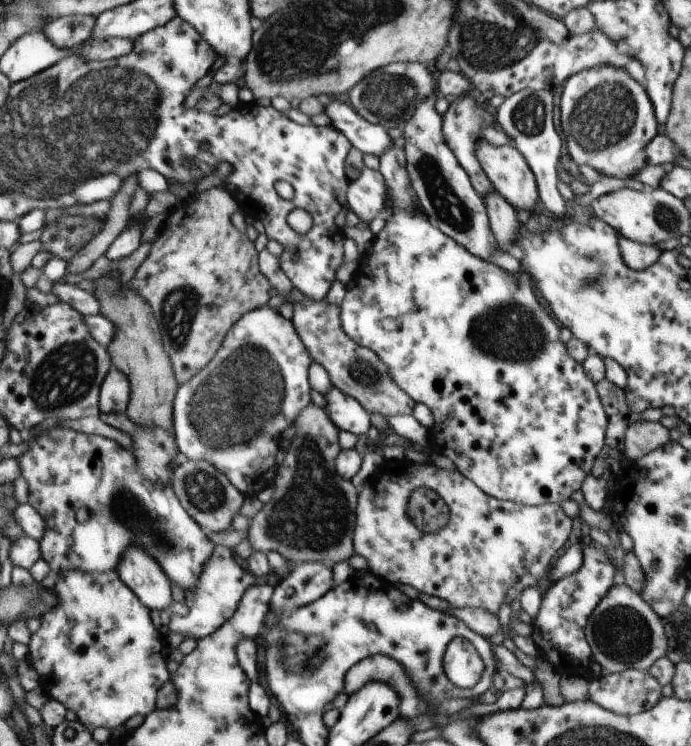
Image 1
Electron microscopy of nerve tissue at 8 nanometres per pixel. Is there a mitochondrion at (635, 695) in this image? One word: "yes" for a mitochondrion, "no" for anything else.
no

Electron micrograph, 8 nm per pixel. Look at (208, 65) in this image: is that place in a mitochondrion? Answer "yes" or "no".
no

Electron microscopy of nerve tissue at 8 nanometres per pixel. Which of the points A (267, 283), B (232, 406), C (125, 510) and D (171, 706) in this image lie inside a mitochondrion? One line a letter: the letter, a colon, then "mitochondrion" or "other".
A: other
B: mitochondrion
C: mitochondrion
D: other

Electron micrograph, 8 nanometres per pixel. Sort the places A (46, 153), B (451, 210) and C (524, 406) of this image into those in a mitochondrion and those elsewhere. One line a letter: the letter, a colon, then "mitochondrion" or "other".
A: mitochondrion
B: mitochondrion
C: other

